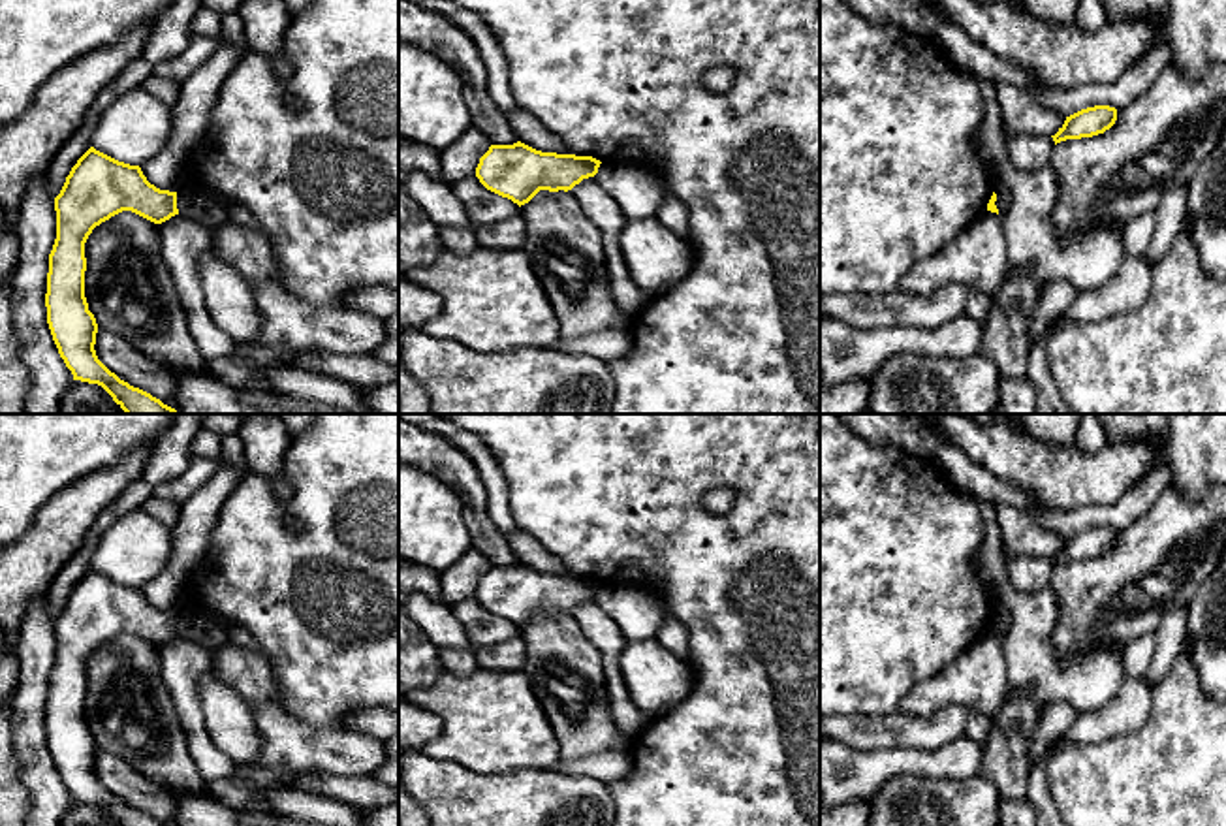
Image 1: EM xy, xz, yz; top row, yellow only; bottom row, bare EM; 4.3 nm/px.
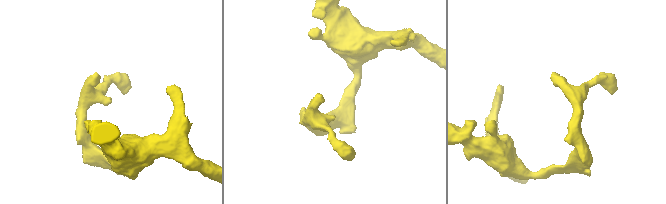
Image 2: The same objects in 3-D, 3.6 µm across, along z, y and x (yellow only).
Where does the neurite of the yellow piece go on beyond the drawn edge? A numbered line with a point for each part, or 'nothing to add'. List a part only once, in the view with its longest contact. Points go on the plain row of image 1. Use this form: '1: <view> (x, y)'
nothing to add

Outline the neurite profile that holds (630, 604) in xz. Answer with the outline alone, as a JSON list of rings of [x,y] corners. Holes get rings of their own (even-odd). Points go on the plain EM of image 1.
[[[636,581],[602,583],[594,600],[615,619],[628,642],[656,638],[666,621],[662,600]]]

